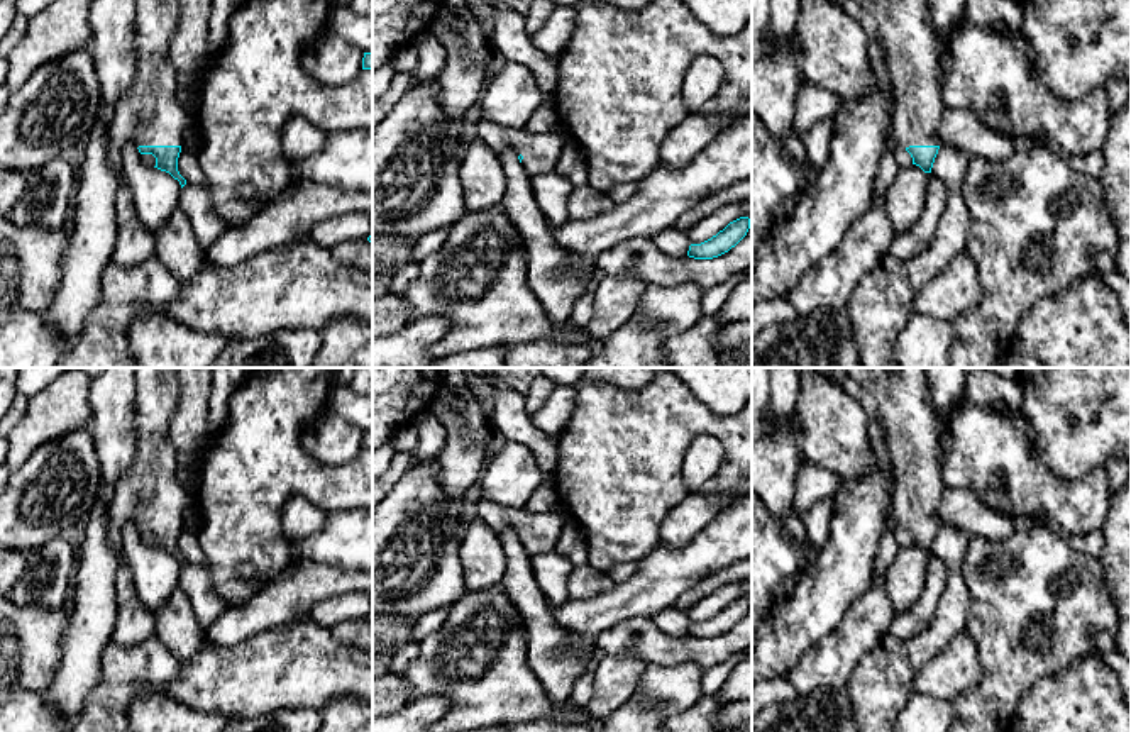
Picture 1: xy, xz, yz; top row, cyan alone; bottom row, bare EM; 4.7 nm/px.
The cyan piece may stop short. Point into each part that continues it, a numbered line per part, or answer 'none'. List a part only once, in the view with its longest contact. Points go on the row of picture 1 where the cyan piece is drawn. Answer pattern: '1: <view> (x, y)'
1: xy (149, 114)

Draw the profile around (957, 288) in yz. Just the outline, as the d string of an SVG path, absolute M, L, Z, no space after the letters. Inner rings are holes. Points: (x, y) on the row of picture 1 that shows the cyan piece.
M960 251L913 300L914 315L955 324L982 300L980 274L967 251Z

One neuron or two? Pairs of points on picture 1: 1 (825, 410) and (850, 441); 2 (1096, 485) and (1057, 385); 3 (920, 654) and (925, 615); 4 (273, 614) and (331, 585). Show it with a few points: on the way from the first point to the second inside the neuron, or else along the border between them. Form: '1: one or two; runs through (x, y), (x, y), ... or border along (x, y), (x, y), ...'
1: one; runs through (827, 417), (844, 434)
2: two; border along (1103, 466), (1074, 480), (1059, 480), (1052, 475)
3: two; border along (942, 595), (923, 631), (904, 639), (888, 632)
4: one; runs through (286, 600), (302, 585), (317, 585)

